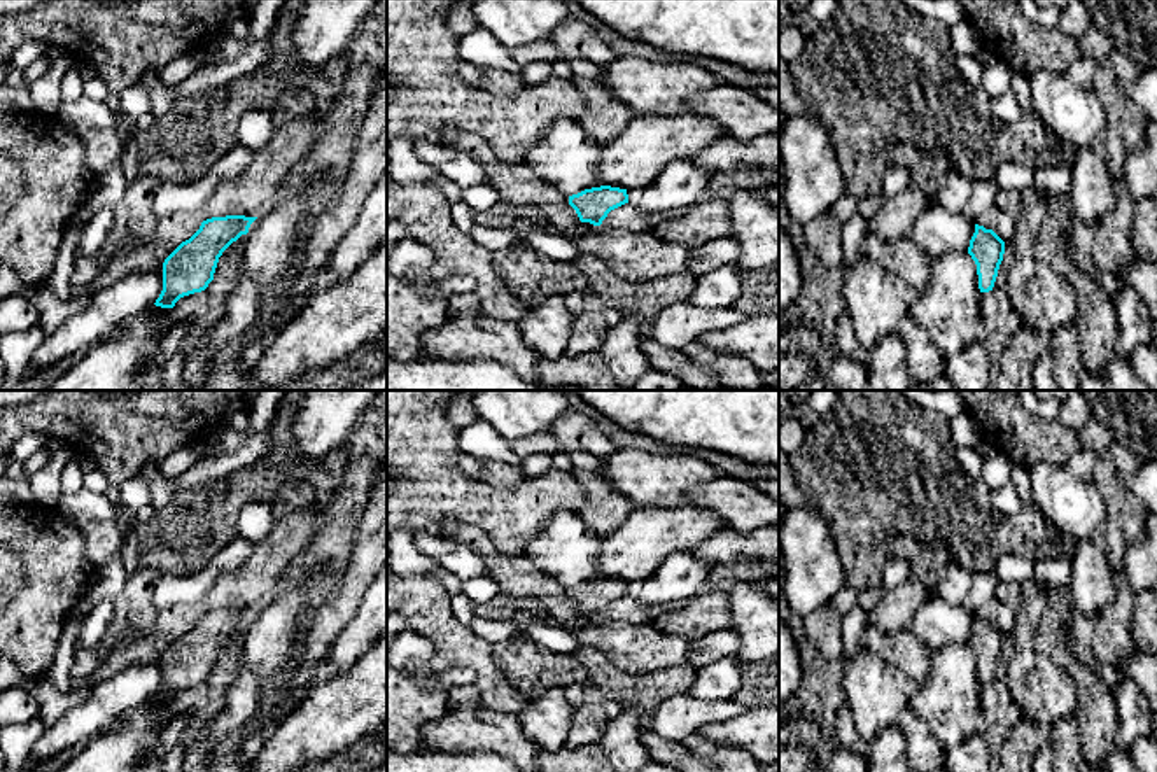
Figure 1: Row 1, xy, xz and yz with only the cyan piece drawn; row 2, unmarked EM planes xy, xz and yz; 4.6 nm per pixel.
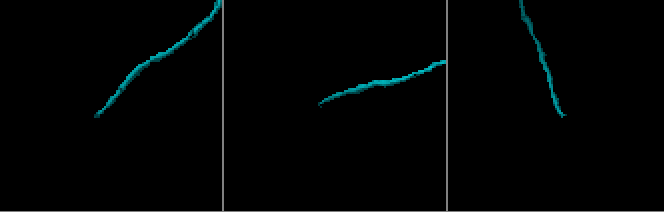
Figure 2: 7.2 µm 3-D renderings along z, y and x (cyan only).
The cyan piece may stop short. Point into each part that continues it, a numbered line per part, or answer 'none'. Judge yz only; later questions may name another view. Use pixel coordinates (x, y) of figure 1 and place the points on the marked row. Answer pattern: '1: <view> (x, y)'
none

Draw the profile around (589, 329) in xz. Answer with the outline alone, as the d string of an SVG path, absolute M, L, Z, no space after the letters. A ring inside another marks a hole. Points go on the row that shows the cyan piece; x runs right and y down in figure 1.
M581 312L574 315L565 355L576 357L588 352L599 352L607 329L602 312Z

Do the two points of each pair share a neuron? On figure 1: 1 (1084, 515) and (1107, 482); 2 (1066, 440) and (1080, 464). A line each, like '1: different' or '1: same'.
1: different
2: different

